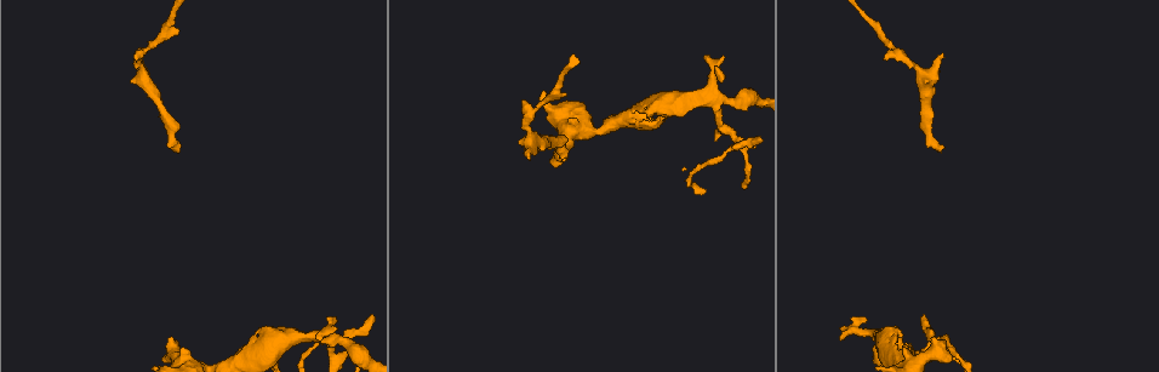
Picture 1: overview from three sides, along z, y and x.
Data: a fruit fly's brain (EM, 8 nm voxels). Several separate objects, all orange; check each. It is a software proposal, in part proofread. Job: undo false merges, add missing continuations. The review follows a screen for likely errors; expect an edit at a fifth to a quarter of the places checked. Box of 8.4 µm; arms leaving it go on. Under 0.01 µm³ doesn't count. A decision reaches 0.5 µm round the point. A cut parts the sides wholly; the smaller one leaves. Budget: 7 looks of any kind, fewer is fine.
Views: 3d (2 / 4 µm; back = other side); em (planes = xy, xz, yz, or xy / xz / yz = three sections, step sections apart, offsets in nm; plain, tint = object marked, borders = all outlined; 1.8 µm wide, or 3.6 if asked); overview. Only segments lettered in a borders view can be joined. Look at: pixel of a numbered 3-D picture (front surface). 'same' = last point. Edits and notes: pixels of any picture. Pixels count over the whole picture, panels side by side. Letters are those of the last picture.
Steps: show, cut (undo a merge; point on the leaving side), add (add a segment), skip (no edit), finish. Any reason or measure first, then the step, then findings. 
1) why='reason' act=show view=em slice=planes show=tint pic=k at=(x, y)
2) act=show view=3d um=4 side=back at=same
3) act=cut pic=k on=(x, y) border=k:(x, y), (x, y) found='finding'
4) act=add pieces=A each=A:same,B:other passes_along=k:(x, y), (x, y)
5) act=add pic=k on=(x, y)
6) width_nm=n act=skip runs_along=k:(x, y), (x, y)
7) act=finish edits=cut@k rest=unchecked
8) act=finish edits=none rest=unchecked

why='branch stops here' act=show view=em slice=planes show=borders pic=1 at=(840, 341)

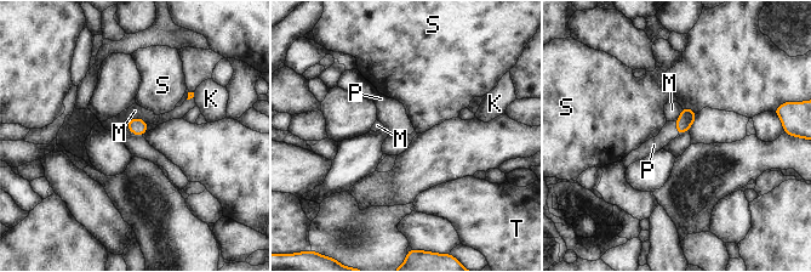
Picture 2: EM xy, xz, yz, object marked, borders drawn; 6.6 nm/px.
act=add pic=2 on=(668, 132) each=K:other,M:other,P:same,S:other,T:other passes_along=2:(687, 115), (677, 128), (668, 132) found='it goes on there'

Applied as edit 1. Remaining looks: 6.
act=show view=overview

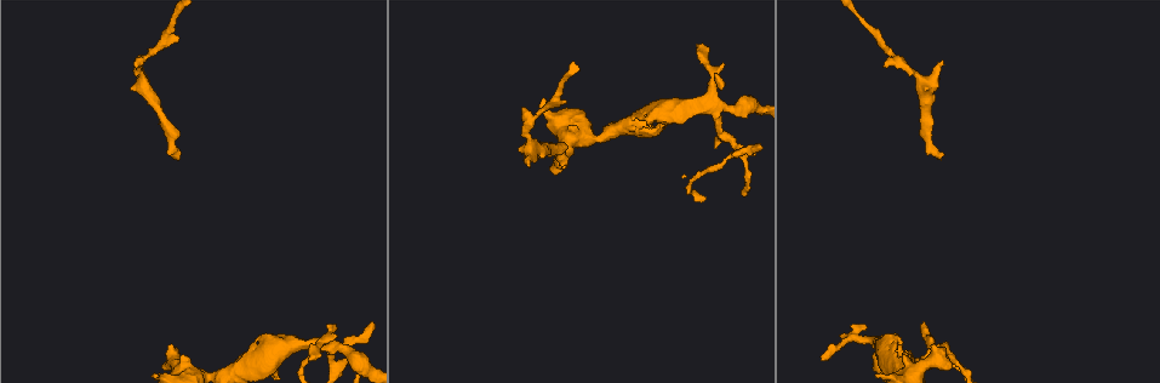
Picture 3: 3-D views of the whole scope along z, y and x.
why='sharp bend' act=show view=3d um=4 pic=3 at=(737, 148)

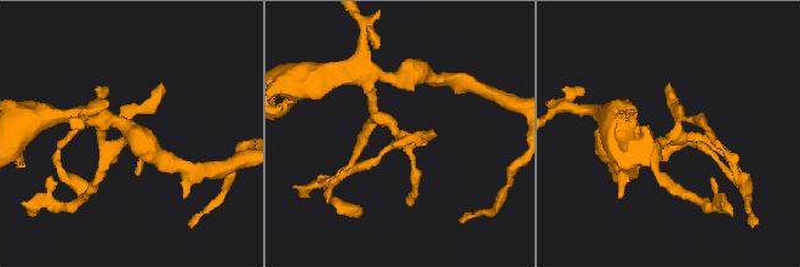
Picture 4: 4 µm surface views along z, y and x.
why='need the tissue' act=show view=em um=3.6 slice=planes show=borders pic=4 at=(671, 137)

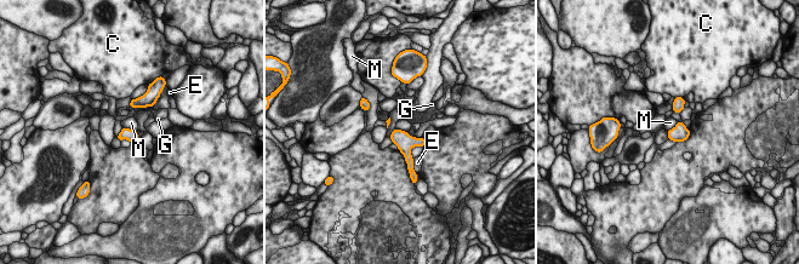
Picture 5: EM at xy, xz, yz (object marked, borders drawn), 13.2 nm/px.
act=skip each=C:other,E:other,G:other,M:other border=5:(123, 126), (137, 131) found='all the same neuron'

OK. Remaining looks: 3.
why='branch stops here' act=show view=em slice=planes show=borders pic=3 at=(939, 159)

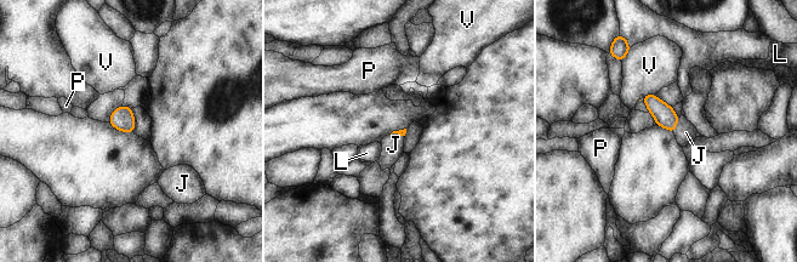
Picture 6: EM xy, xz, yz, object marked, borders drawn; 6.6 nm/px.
act=add pic=6 on=(686, 132) each=J:same,L:other,P:other,V:other passes_along=6:(664, 114), (676, 124), (686, 132) found='it goes on there'

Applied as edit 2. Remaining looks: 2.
act=finish edits=add@2,add@6 rest=unchecked

